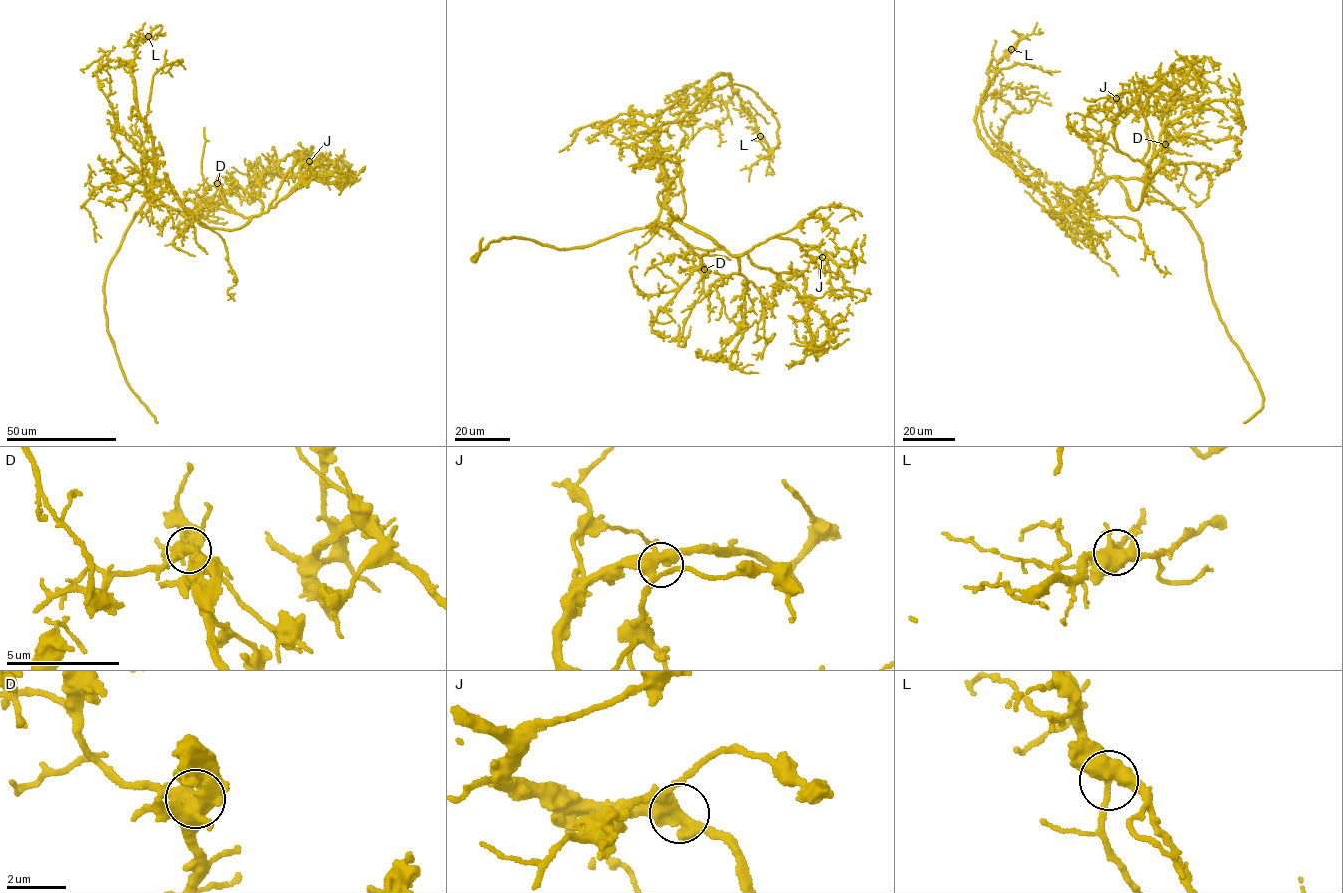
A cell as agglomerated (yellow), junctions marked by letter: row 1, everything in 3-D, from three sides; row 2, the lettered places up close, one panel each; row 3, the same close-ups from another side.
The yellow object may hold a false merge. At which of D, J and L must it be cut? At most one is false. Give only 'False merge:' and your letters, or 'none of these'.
False merge: D

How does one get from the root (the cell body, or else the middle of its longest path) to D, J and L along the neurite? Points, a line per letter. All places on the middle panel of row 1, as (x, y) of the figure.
D: (661, 210), (668, 200), (663, 205), (676, 219), (705, 233), (721, 246), (708, 250), (701, 257), (704, 269)
J: (661, 210), (668, 200), (663, 205), (676, 219), (734, 256), (776, 237), (822, 257)
L: (661, 210), (669, 187), (657, 156), (658, 129), (692, 111), (718, 75), (731, 76), (732, 86), (760, 136)

